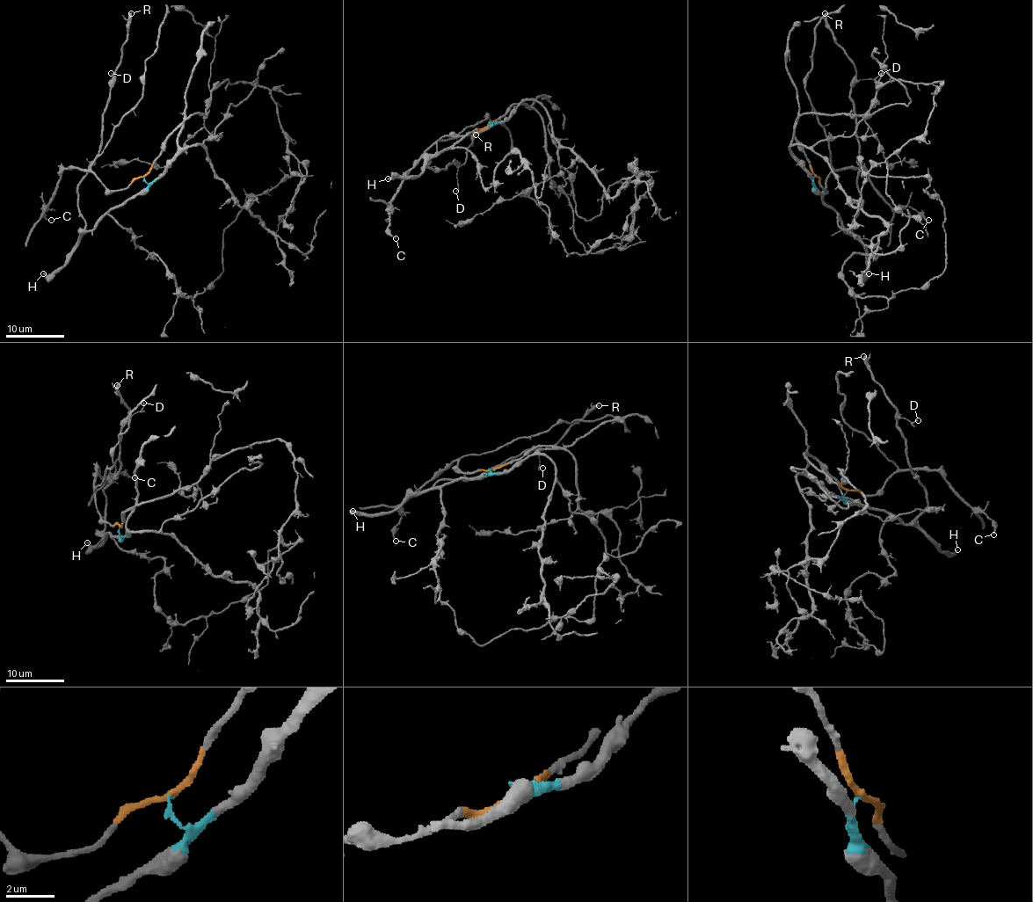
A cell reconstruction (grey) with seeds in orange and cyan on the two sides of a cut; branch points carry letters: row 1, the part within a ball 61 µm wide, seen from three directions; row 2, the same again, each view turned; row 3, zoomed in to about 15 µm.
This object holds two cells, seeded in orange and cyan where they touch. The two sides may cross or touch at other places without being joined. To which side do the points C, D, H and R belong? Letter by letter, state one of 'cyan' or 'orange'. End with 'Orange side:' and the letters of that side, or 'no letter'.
C: orange
D: cyan
H: cyan
R: cyan
Orange side: C

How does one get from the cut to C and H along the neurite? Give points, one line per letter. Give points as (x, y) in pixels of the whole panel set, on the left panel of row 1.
C: (144, 176), (122, 189), (109, 191), (90, 171), (66, 169), (46, 207), (44, 215), (51, 220)
H: (144, 176), (147, 186), (113, 207), (91, 229), (88, 229), (57, 269), (42, 273)

